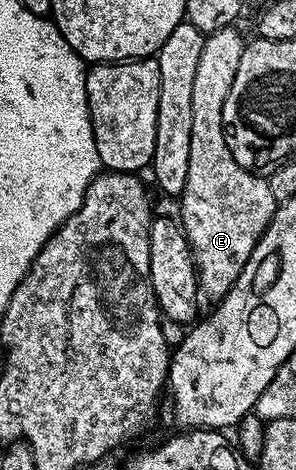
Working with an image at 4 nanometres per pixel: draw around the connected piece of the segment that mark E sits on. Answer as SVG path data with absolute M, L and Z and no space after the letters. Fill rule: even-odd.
M233 26L207 33L202 54L198 54L198 71L194 73L194 91L190 98L190 170L186 170L186 186L178 197L180 203L178 220L184 229L188 244L192 247L198 288L203 295L205 292L212 302L220 301L232 289L238 274L242 274L242 266L246 266L254 246L258 246L266 226L272 221L272 216L278 207L274 194L270 194L267 179L263 175L238 166L238 162L234 162L234 154L230 154L230 146L226 146L222 106L226 102L226 94L230 94L234 74L238 74L238 62L242 62L246 43L245 37L240 37L238 29L239 27Z

